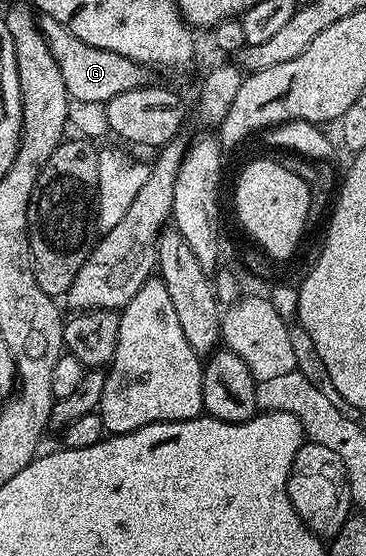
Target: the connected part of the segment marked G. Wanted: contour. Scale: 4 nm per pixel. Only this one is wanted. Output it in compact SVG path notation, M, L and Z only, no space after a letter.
M43 16L39 20L39 29L49 42L53 58L57 58L57 66L61 66L61 78L65 78L67 94L72 100L106 105L109 98L148 83L148 69L144 65L133 63L125 54L113 54L113 50L101 50L97 46L89 46L89 42L81 42L81 38L61 26L61 22L52 16Z

